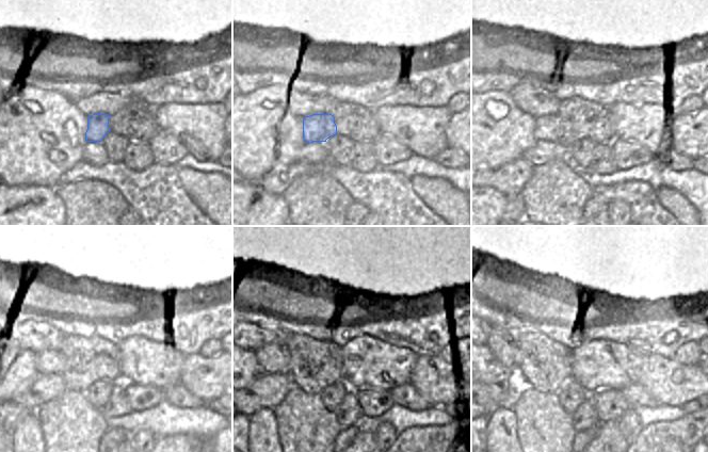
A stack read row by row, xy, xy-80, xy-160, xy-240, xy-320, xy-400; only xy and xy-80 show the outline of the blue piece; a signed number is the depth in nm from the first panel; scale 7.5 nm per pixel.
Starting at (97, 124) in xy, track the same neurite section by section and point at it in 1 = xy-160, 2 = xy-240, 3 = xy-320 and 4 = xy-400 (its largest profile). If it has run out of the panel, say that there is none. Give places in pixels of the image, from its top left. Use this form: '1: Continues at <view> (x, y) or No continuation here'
1: Continues at xy-160 (548, 128)
2: Continues at xy-240 (47, 361)
3: Continues at xy-320 (273, 358)
4: Continues at xy-400 (500, 342).

